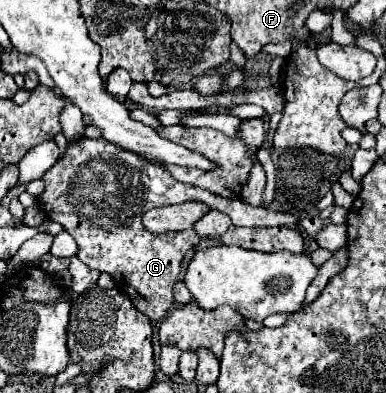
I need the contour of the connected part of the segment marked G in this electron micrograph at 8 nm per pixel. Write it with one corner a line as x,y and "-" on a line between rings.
81,137
67,145
63,157
45,171
45,191
37,197
39,207
47,219
57,221
79,243
77,257
97,271
105,271
113,277
115,285
129,295
133,305
145,313
151,321
163,319
173,303
171,287
181,273
183,255
197,247
195,231
169,231
151,233
145,229
141,217
163,205
177,205
185,201
203,201
211,209
227,213
233,225
243,227
271,227
271,225
297,225
297,217
285,215
275,209
251,207
243,199
225,199
221,195
199,189
191,183
181,183
171,177
159,165
143,163
131,151
119,151
103,139

